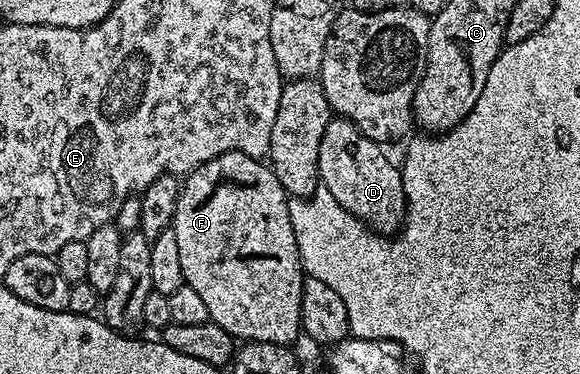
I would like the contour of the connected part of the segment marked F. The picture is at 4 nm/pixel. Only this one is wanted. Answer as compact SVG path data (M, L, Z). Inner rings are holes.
M226 152L217 158L213 158L207 164L197 166L188 172L182 181L177 198L177 210L171 223L173 234L177 234L177 250L181 257L181 274L183 282L201 297L211 315L210 321L221 327L222 330L239 342L253 343L275 343L294 345L294 340L301 336L303 319L301 318L301 294L303 293L303 281L305 273L303 264L299 261L297 250L297 238L293 234L293 222L289 222L289 197L281 182L277 182L275 171L271 169L262 159L241 154L240 152Z

